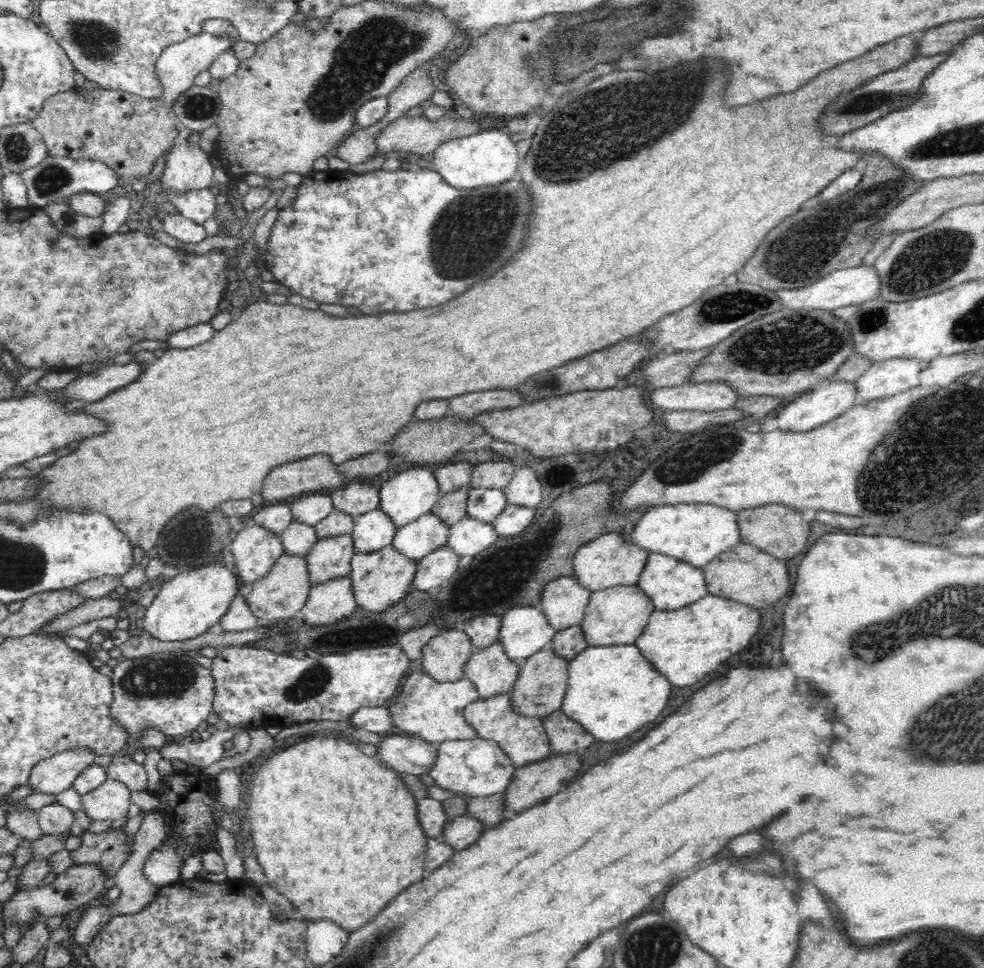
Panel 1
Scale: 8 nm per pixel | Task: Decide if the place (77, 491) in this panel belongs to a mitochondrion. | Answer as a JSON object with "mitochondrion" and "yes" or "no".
{"mitochondrion":"no"}

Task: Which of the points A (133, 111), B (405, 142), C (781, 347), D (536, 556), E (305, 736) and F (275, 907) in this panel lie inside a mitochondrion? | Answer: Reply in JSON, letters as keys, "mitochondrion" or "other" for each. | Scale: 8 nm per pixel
{"A":"other","B":"other","C":"mitochondrion","D":"mitochondrion","E":"other","F":"other"}

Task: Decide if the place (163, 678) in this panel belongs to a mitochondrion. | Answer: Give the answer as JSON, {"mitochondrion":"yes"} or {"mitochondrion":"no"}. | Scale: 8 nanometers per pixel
{"mitochondrion":"yes"}

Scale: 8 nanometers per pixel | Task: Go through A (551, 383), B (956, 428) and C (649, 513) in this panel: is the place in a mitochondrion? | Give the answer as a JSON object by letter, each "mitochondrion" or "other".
{"A":"mitochondrion","B":"mitochondrion","C":"other"}

